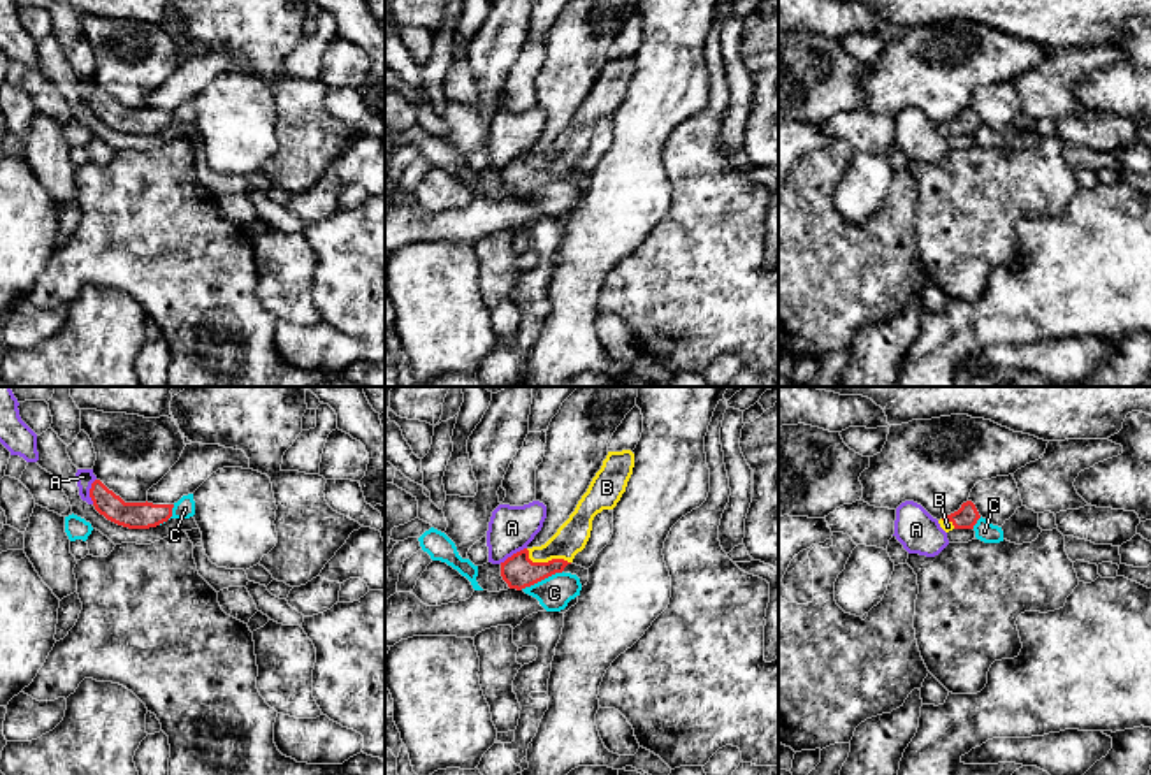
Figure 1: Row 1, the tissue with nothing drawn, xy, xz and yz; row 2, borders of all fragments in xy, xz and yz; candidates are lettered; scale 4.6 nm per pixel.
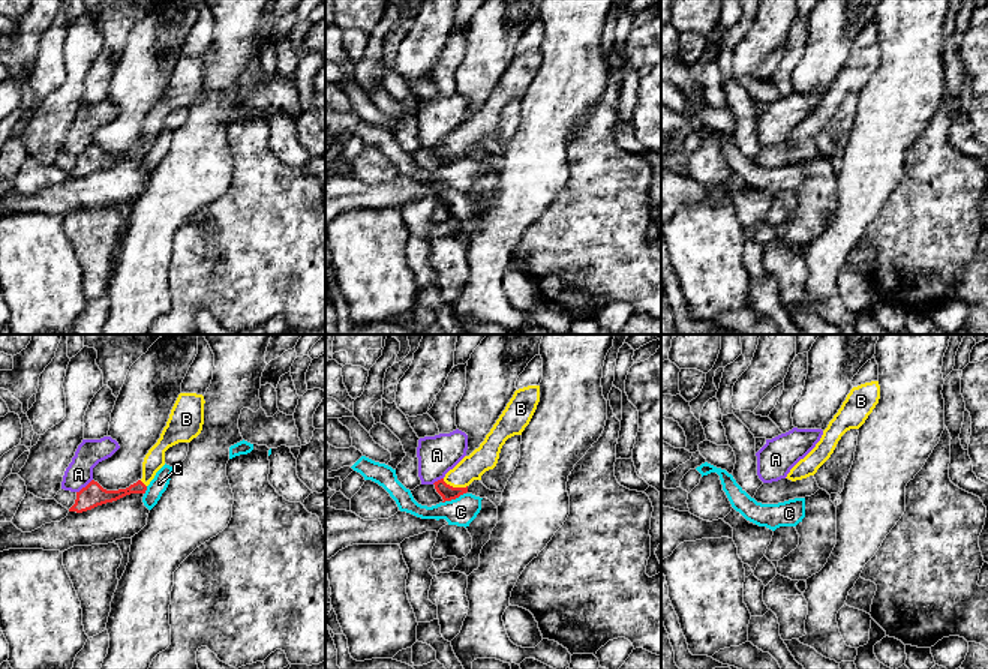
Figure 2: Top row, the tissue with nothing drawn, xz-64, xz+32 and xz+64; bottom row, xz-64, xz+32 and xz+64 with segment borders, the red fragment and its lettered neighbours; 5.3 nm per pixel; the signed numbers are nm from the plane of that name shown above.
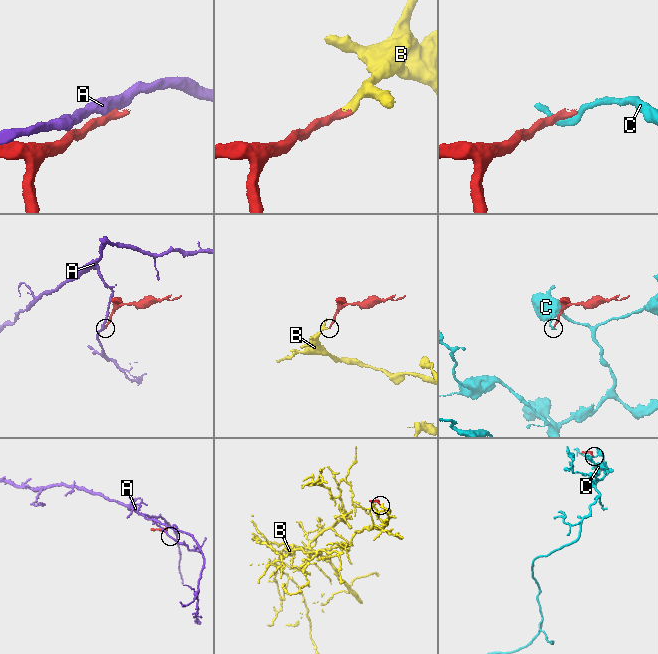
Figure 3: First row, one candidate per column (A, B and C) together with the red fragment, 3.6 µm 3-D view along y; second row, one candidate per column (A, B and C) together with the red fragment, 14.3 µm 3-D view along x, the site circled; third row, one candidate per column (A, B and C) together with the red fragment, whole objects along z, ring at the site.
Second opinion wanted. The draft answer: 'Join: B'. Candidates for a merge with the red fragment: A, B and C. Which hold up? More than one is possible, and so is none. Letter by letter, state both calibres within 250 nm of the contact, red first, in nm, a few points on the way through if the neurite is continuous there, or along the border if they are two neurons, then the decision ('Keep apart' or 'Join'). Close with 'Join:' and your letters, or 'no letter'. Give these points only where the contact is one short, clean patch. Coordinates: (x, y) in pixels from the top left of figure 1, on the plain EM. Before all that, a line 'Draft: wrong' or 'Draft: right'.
Draft: right
A: Thickness 160 nm (red) against 200 nm. Keep apart
B: Thickness 160 nm (red) against 150 nm. Path across: xz (519, 178), (531, 171), (545, 169), (571, 143). Join
C: Thickness 160 nm (red) against 160 nm. Boundary: xz (563, 176), (521, 195). Keep apart
Join: B

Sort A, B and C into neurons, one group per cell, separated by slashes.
A / B / C

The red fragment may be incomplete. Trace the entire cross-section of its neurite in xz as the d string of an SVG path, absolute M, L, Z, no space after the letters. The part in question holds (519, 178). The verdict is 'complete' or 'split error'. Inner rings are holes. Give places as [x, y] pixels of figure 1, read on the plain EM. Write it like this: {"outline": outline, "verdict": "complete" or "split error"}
{"outline": "M631 56L608 58L587 98L557 139L545 151L524 155L501 169L501 183L508 193L522 197L562 179L575 162L585 155L594 123L617 112L633 74L634 60Z", "verdict": "split error"}

